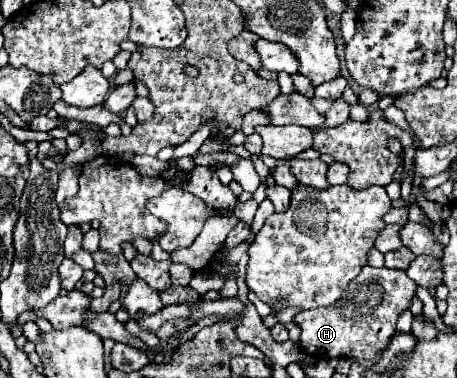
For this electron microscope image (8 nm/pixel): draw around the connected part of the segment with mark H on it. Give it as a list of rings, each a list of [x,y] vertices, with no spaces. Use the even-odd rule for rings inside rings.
[[[366,265],[360,275],[350,281],[346,295],[328,307],[316,307],[302,311],[294,317],[300,325],[300,345],[308,355],[324,355],[330,359],[358,357],[372,359],[384,349],[394,335],[396,319],[410,307],[416,293],[416,283],[408,279],[406,271],[400,269],[374,269]]]

